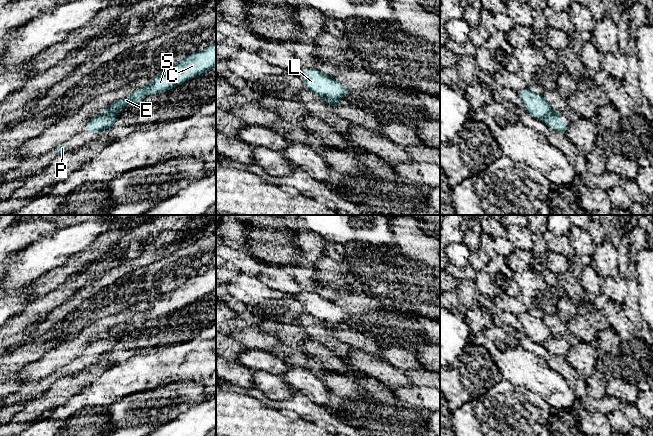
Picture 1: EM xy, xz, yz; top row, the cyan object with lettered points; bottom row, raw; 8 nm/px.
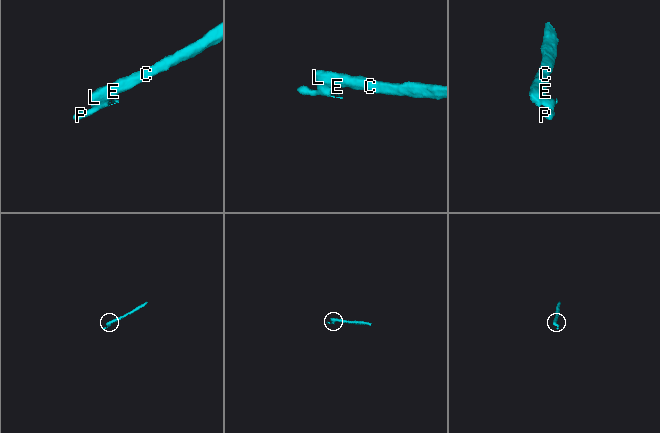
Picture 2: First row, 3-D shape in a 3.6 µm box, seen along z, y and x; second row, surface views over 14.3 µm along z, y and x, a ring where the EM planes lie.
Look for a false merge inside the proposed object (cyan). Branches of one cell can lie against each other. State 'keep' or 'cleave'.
cleave

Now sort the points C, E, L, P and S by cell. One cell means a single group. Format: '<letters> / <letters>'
C E L S / P

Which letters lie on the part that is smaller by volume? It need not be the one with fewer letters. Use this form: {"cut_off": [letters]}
{"cut_off": ["P"]}

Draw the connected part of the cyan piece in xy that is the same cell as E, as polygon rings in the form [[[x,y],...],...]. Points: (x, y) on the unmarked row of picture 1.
[[[216,267],[206,273],[189,278],[175,290],[155,298],[152,306],[136,313],[130,320],[111,327],[104,336],[116,337],[129,326],[139,327],[148,318],[155,318],[178,310],[216,289]]]

